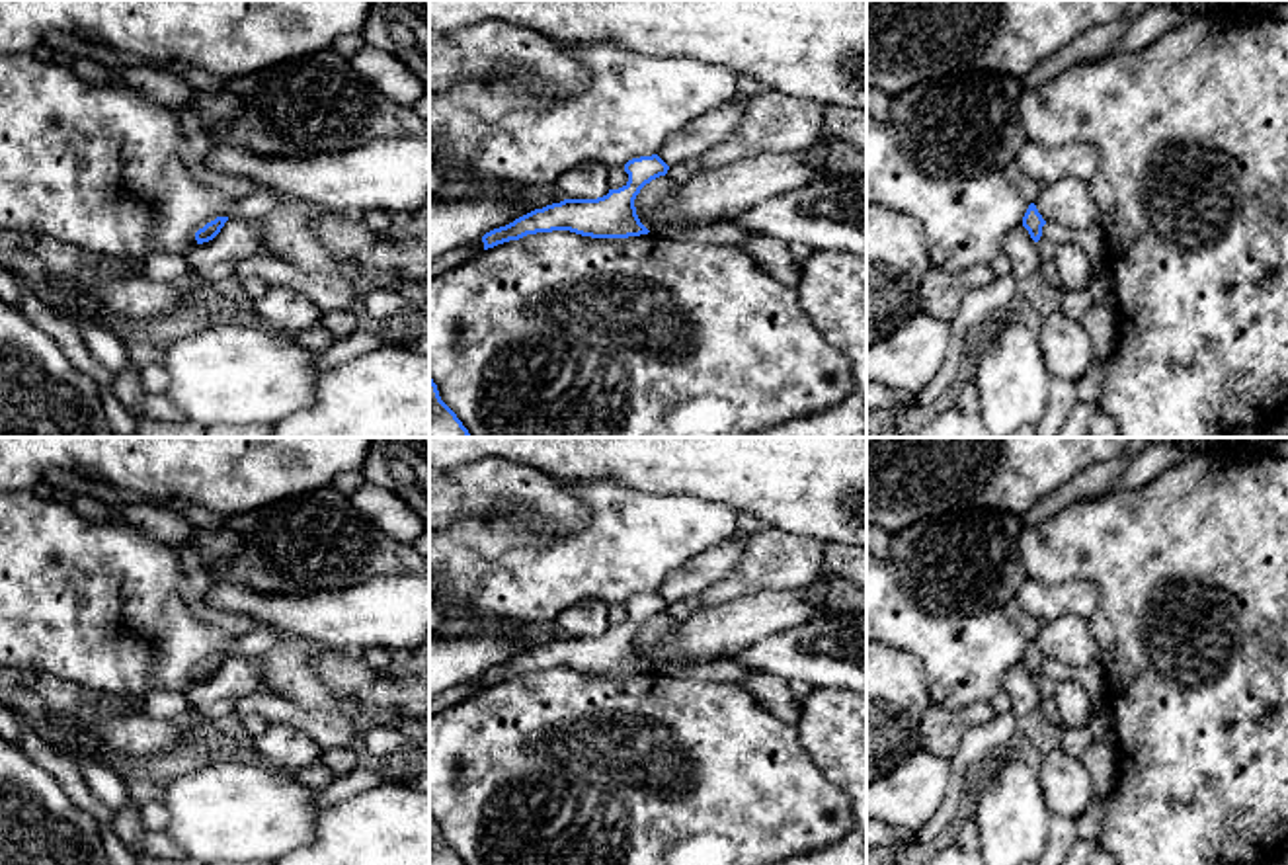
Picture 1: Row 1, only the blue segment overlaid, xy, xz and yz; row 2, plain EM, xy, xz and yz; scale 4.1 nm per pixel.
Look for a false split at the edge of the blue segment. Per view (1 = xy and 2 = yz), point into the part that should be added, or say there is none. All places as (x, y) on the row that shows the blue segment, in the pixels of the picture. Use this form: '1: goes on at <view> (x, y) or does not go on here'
1: does not go on here
2: does not go on here

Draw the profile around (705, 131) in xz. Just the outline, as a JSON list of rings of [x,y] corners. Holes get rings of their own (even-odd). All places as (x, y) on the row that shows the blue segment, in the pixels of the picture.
[[[732,100],[718,105],[689,123],[681,133],[671,137],[660,150],[660,158],[671,168],[681,162],[697,162],[703,152],[728,137],[745,113],[744,100]]]

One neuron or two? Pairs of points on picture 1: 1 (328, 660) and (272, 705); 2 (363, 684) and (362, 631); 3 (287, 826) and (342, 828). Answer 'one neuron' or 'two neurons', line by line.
1: two neurons
2: two neurons
3: two neurons

